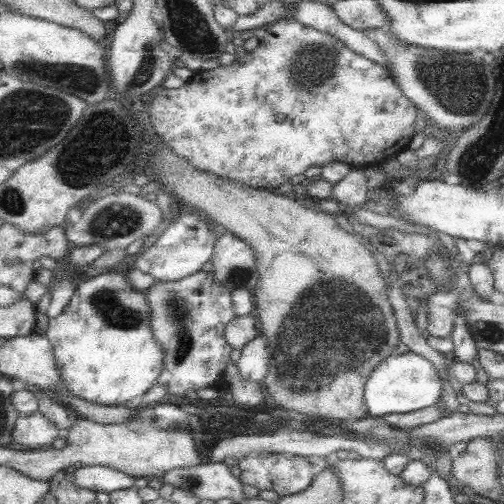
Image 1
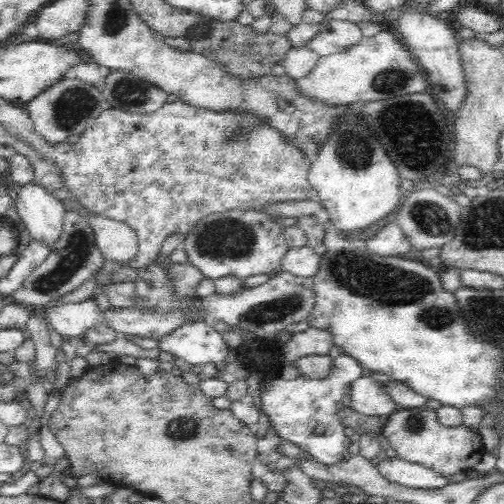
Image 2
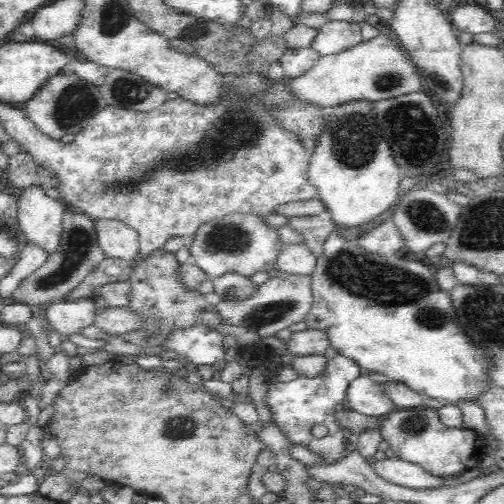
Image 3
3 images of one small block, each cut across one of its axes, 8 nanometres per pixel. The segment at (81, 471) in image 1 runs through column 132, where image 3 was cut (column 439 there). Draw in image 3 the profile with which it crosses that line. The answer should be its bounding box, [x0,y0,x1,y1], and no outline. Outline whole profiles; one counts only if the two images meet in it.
[372,458,444,490]

